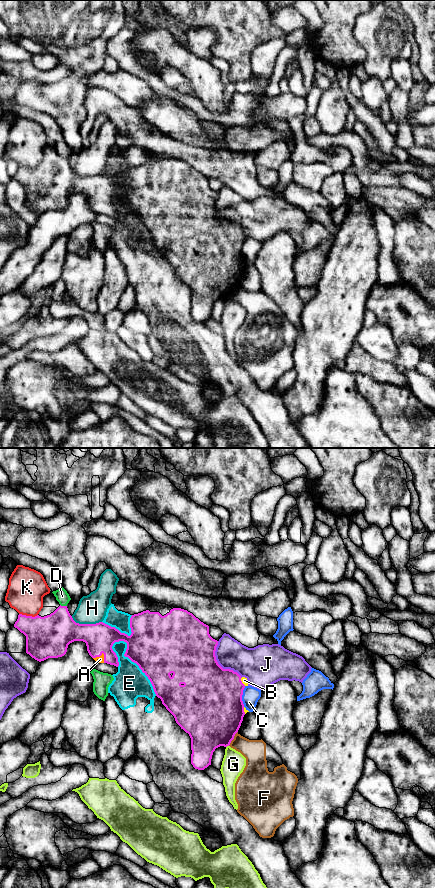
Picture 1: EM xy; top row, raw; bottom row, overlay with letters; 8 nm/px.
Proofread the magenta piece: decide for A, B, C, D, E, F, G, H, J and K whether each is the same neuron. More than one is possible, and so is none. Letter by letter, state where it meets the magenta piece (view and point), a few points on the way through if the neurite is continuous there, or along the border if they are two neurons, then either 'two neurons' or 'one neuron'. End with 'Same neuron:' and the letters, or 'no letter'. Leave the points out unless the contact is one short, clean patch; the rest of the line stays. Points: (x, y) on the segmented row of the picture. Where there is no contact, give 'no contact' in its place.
A: meets magenta in xy at (98, 656); runs through xy (99, 638), (98, 656), (100, 659); one neuron
B: meets magenta in xy at (241, 682); two neurons
C: meets magenta in xy at (241, 696); two neurons
D: meets magenta in xy at (63, 606); two neurons
E: meets magenta in xy at (134, 662); two neurons
F: meets magenta in xy at (233, 738); border along xy (237, 731), (228, 745); two neurons
G: meets magenta in xy at (227, 745); two neurons
H: meets magenta in xy at (86, 624); two neurons
J: meets magenta in xy at (218, 664); two neurons
K: meets magenta in xy at (28, 616); two neurons
Same neuron: A

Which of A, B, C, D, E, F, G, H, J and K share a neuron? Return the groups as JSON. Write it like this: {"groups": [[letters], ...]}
{"groups": [["A"], ["B"], ["C"], ["D"], ["E"], ["F"], ["G"], ["H"], ["J"], ["K"]]}

